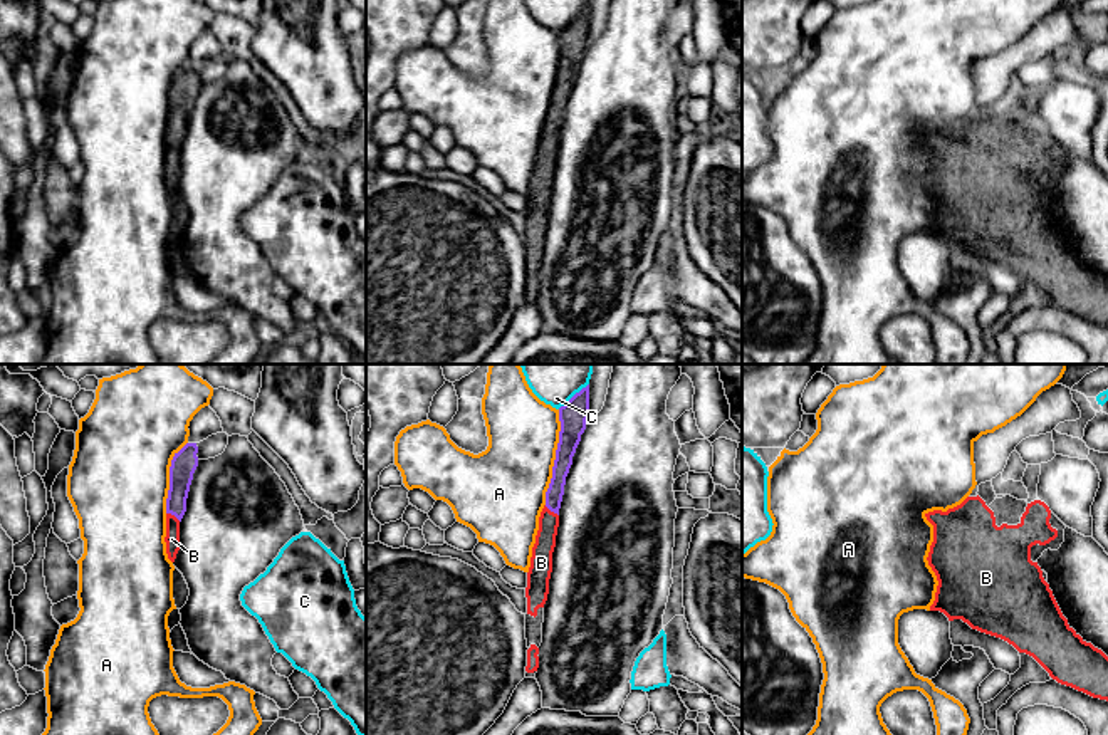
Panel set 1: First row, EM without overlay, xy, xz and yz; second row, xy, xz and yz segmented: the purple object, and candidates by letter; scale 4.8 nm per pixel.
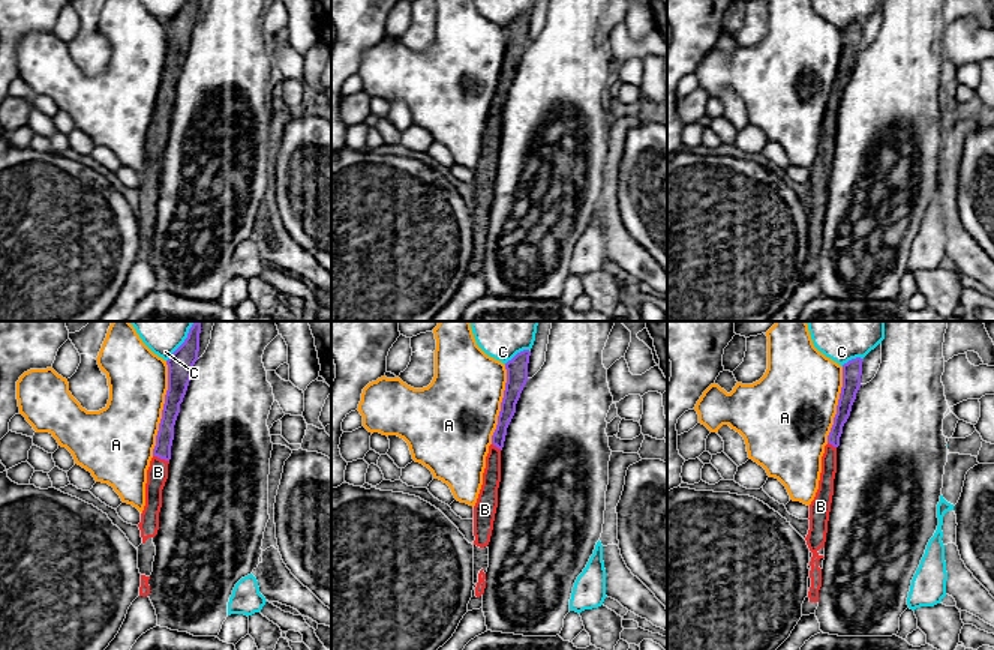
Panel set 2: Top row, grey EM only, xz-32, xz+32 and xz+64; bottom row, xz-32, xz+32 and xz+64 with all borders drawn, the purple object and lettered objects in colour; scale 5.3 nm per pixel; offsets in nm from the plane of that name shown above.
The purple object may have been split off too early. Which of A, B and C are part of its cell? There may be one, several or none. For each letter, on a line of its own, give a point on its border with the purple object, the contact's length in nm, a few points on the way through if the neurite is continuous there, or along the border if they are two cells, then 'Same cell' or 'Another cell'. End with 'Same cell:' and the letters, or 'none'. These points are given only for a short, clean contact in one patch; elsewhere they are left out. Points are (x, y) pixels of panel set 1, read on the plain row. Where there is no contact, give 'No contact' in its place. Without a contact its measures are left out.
A: Touches purple at xz (556, 81). Shared border 460 nm. Another cell
B: Touches purple at xy (173, 138). Shared border 80 nm. Path across: xy (183, 88), (173, 138), (172, 163). Same cell
C: Touches purple at xz (574, 19). Shared border 200 nm. Another cell
Same cell: B

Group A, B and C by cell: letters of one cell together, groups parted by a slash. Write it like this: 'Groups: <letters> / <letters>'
Groups: A / B / C

